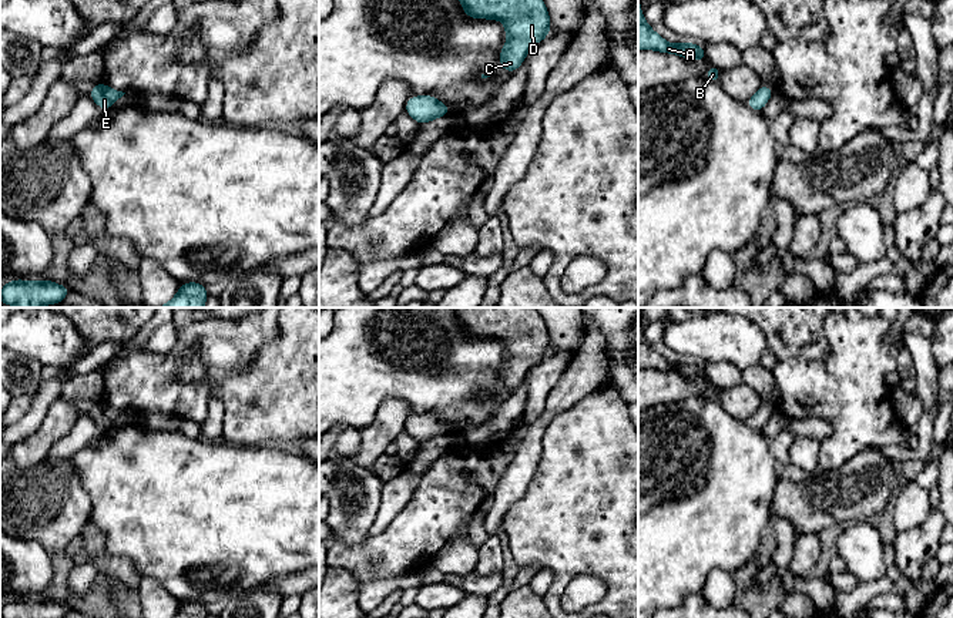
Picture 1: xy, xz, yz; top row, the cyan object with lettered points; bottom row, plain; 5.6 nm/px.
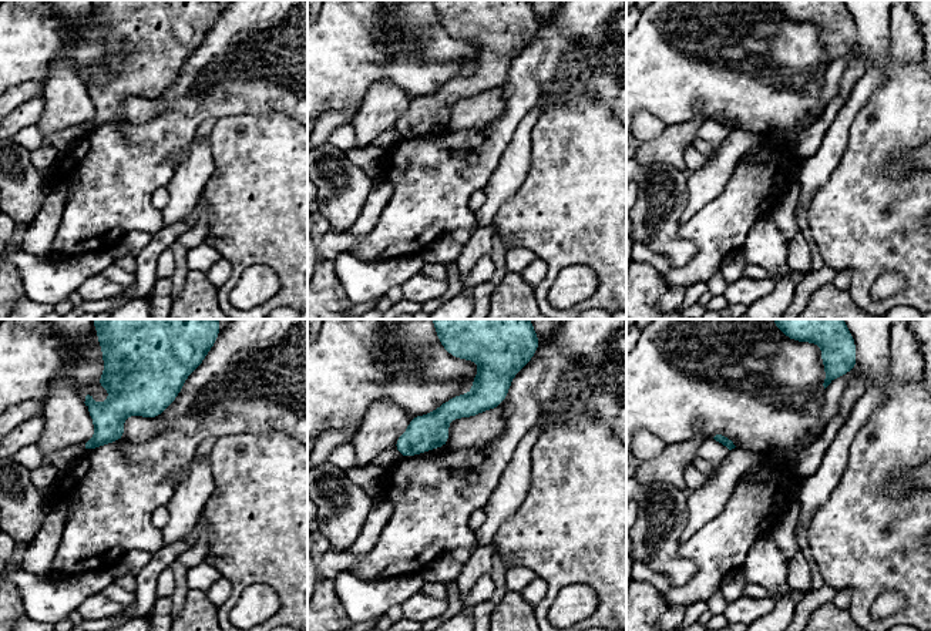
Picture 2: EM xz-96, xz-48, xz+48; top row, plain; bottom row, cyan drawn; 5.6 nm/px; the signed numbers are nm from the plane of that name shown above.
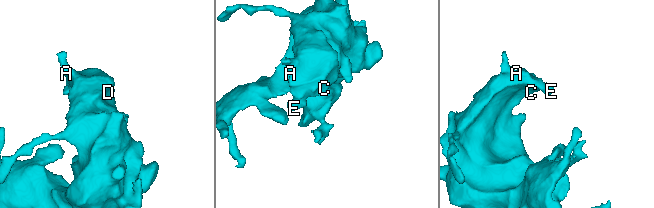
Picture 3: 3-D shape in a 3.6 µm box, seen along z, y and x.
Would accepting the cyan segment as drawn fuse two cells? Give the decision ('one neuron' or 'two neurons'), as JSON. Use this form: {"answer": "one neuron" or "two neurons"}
{"answer": "one neuron"}

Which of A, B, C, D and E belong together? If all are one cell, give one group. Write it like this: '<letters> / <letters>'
A B C D E

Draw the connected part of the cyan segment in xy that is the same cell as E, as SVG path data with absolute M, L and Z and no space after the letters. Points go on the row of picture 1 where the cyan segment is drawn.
M100 81L94 84L88 95L103 110L108 110L115 104L125 93L111 88Z

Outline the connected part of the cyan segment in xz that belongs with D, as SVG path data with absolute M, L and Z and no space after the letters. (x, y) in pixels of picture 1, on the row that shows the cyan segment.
M459 0L469 19L501 20L506 46L500 50L500 67L514 73L528 51L543 41L551 21L544 0Z

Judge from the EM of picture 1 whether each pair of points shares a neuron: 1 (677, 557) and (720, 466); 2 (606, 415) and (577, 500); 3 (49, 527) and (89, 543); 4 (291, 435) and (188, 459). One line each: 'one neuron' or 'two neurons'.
1: one neuron
2: one neuron
3: two neurons
4: two neurons

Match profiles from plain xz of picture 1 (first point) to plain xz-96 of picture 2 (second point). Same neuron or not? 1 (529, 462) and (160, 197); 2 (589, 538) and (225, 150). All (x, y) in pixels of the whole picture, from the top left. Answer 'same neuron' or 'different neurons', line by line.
1: different neurons
2: same neuron

